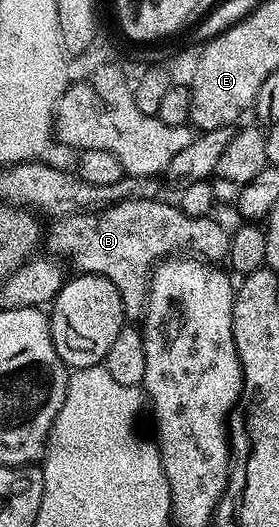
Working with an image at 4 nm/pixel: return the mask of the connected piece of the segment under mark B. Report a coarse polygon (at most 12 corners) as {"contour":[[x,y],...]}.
{"contour":[[163,198],[60,220],[46,237],[109,278],[142,317],[151,270],[176,254],[223,262],[231,237]]}

